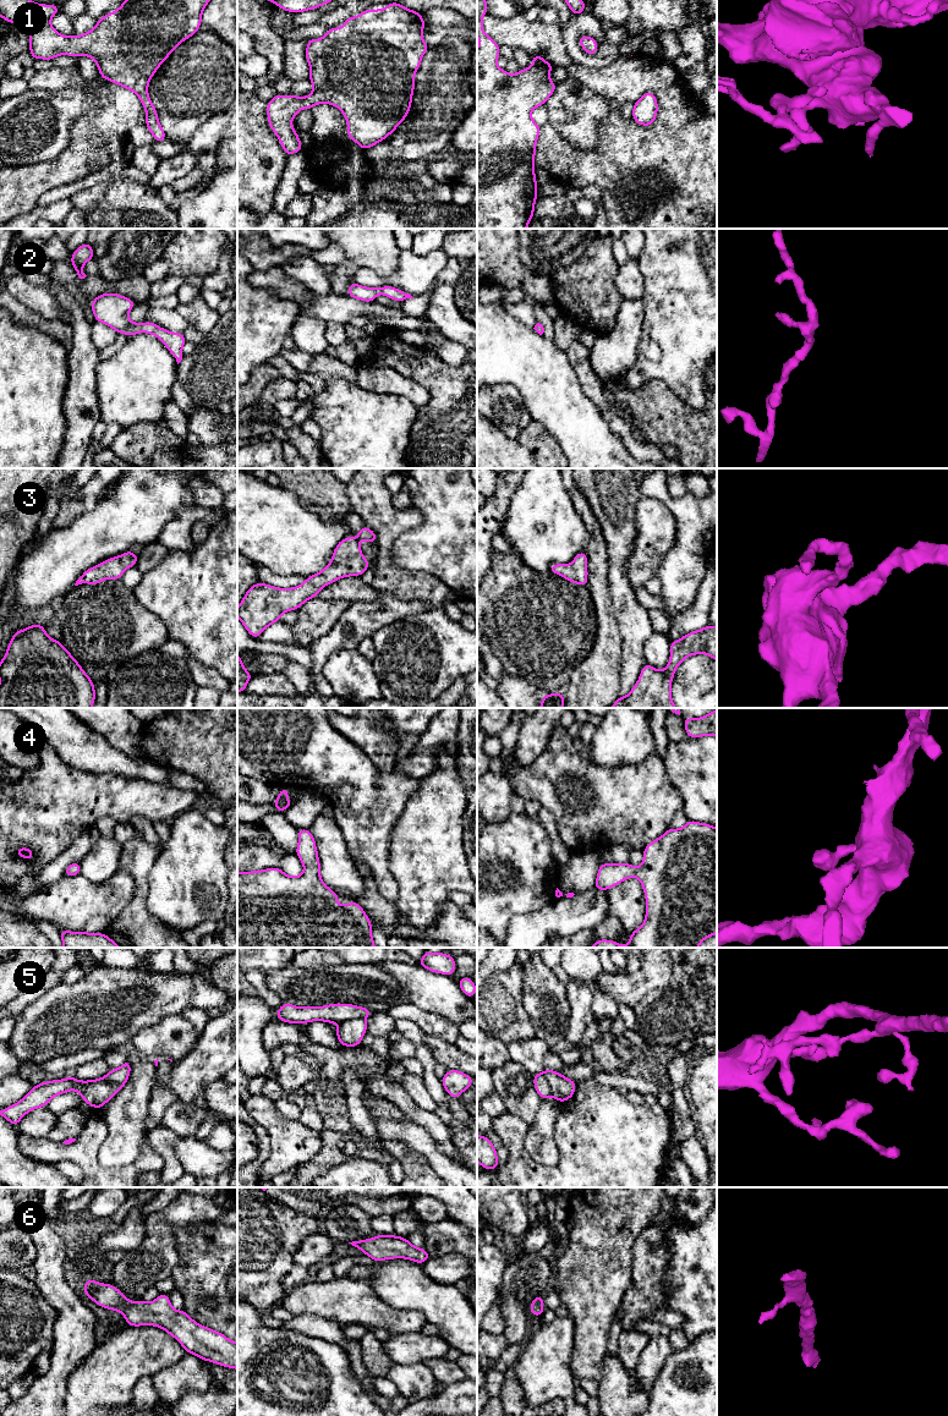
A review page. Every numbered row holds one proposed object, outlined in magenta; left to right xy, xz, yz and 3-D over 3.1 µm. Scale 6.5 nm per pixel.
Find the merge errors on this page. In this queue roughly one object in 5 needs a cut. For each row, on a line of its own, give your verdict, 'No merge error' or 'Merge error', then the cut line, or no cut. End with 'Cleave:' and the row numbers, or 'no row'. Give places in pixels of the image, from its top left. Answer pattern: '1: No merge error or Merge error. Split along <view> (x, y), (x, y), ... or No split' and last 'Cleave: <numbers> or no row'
1: No merge error. No split
2: No merge error. No split
3: No merge error. No split
4: No merge error. No split
5: Merge error. Split along xz (363, 1017), (346, 1020), (339, 1025)
6: No merge error. No split
Cleave: 5

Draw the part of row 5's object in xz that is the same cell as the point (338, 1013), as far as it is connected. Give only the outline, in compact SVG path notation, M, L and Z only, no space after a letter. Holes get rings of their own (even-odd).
M284 1003L275 1016L281 1022L289 1023L308 1023L311 1021L325 1021L328 1023L344 1023L349 1020L366 1019L373 1011L363 1006L354 1004L329 1004L325 1006L306 1006L298 1008L290 1003Z

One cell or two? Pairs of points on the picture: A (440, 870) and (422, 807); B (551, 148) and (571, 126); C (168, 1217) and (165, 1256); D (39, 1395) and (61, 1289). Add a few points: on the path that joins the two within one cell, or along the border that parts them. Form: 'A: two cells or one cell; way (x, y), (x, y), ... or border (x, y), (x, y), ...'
A: one cell; way (428, 854), (428, 823)
B: two cells; border (547, 124), (553, 126), (573, 146), (587, 149)
C: one cell; way (165, 1227), (165, 1246)
D: one cell; way (60, 1368), (65, 1360), (65, 1316)

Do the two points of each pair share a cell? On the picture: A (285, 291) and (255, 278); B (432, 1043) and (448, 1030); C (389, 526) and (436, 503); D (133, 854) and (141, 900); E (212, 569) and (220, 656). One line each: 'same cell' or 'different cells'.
A: same cell
B: different cells
C: different cells
D: same cell
E: same cell

